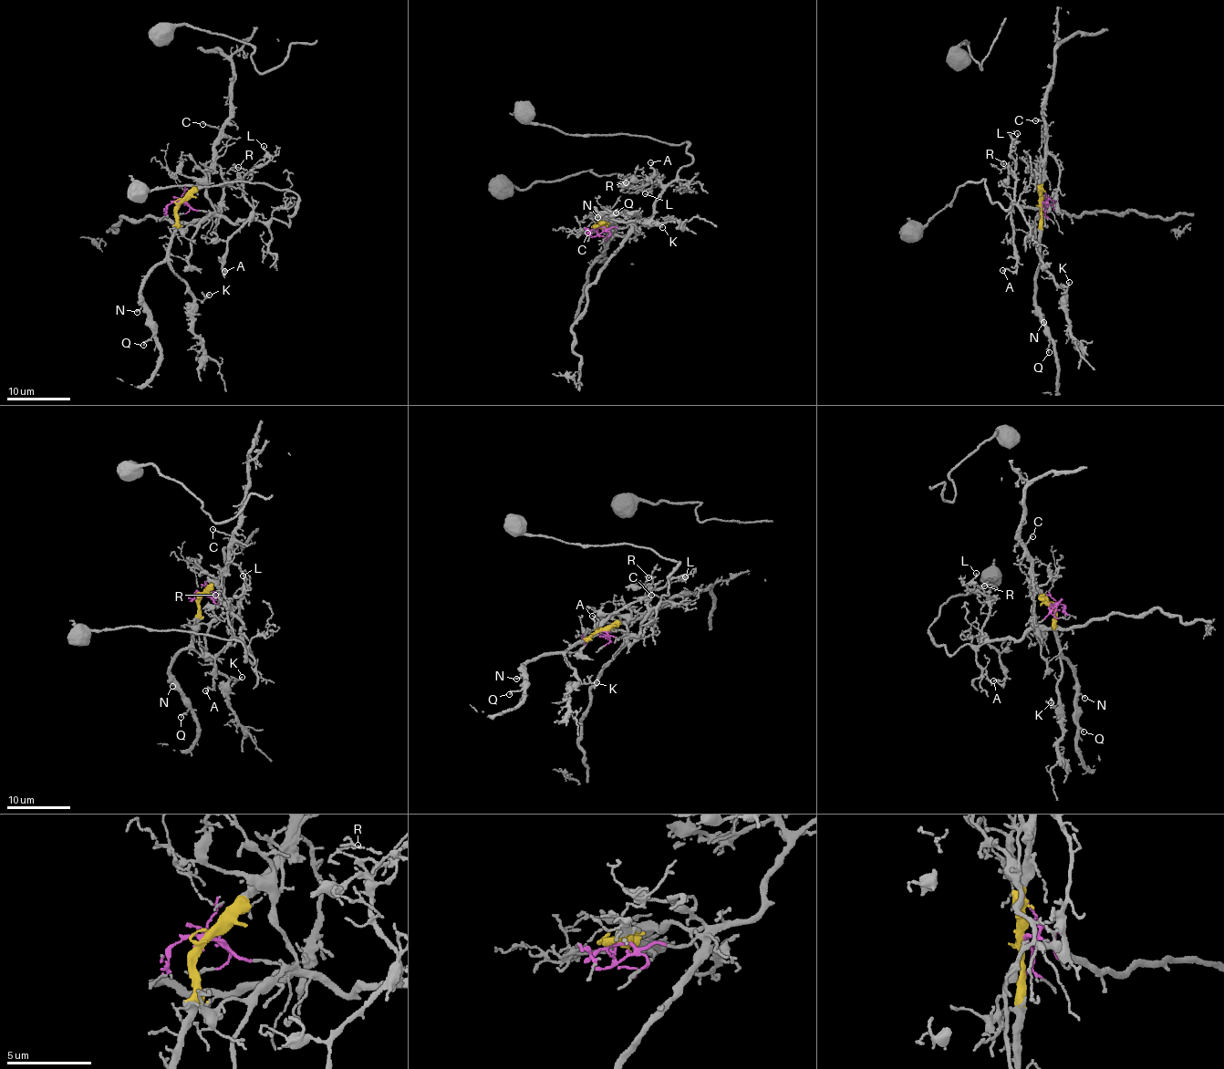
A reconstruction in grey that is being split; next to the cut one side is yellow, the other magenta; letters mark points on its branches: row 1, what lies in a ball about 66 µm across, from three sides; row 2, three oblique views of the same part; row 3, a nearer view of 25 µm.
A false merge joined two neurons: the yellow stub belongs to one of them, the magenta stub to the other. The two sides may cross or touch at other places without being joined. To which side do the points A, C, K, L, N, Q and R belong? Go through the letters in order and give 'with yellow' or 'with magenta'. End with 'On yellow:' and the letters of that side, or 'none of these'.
A: with magenta
C: with yellow
K: with yellow
L: with magenta
N: with yellow
Q: with yellow
R: with magenta
On yellow: C, K, N, Q

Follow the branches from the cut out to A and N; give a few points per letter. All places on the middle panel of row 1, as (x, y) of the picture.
A: (596, 227), (625, 229), (654, 212), (654, 202), (663, 190), (655, 174), (647, 179), (654, 172), (650, 161)
N: (596, 226), (605, 222), (602, 221), (605, 217), (592, 212), (601, 215), (596, 216)

